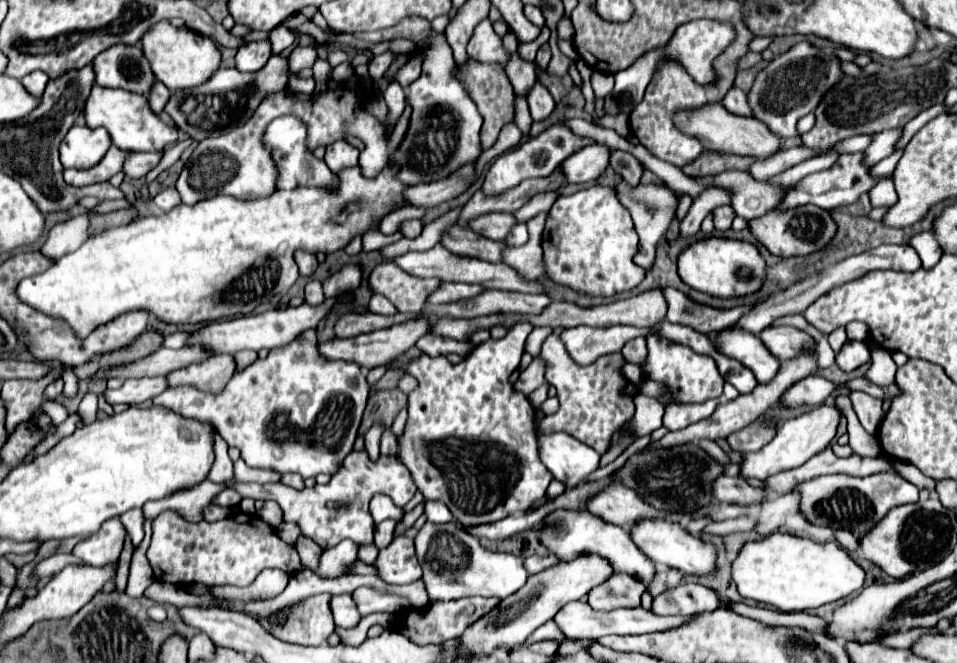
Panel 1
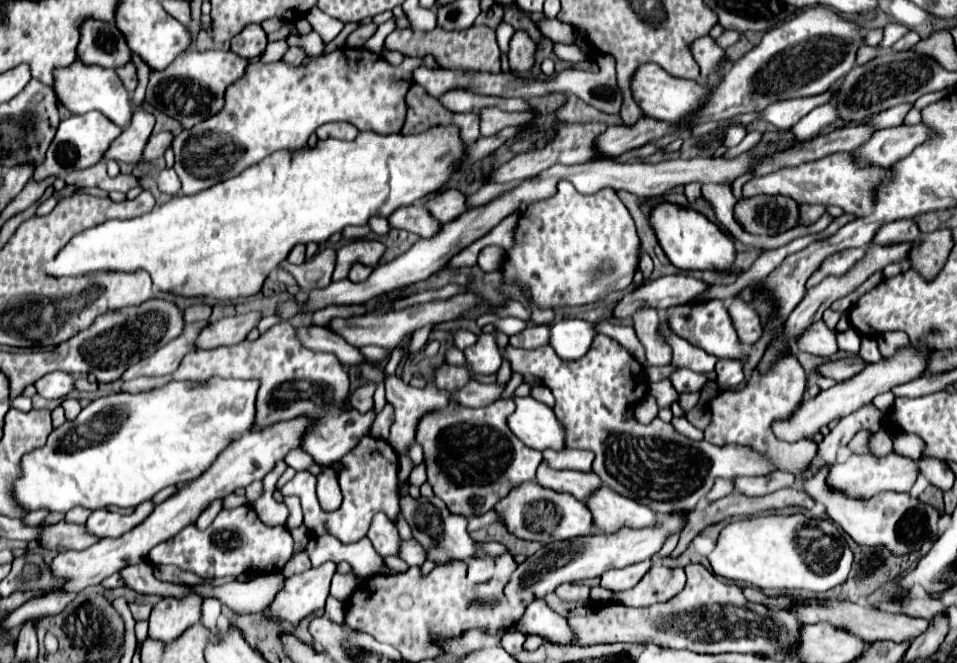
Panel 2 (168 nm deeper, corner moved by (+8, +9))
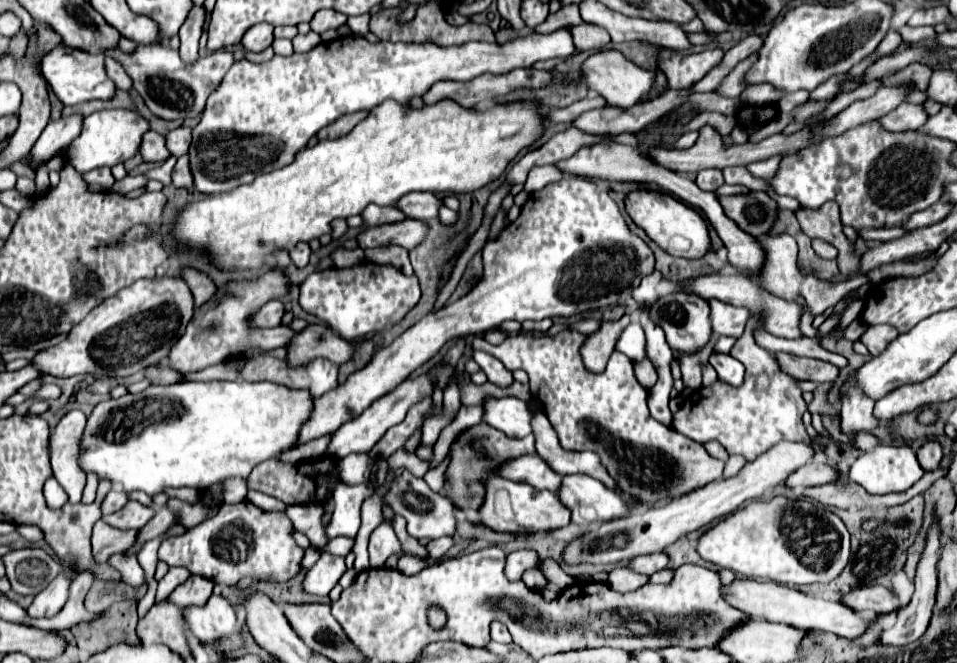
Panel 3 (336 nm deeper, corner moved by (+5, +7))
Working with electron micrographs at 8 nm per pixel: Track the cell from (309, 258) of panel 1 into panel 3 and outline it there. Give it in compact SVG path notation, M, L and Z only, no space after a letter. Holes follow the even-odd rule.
M298 243L296 247L292 247L290 249L290 257L292 257L292 263L296 267L306 267L308 259L310 259L310 247L308 247L308 243Z

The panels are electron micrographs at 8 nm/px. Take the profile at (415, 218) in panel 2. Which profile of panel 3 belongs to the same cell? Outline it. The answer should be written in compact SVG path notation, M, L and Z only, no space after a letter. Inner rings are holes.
M368 205L362 213L362 219L366 221L368 227L376 227L376 225L386 225L386 223L398 223L404 221L406 215L396 209L396 207L378 207L378 205Z

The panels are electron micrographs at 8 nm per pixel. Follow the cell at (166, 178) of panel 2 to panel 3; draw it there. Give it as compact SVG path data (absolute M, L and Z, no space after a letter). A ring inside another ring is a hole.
M182 155L174 167L172 173L172 185L174 187L190 187L192 185L192 175L190 175L190 167L188 167L188 157Z

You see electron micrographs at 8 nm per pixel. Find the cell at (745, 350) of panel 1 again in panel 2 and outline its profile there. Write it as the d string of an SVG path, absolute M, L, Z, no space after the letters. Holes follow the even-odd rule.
M719 299L669 307L667 309L667 325L681 339L689 341L691 345L695 345L711 355L717 355L719 359L741 359L743 361L747 357L743 345L739 343L739 339L735 335L735 329L727 315L727 309L725 309L723 301L719 301Z

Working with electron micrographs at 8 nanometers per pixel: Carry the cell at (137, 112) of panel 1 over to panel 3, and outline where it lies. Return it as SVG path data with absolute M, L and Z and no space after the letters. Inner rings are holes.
M56 47L42 59L42 75L64 105L78 105L94 99L110 101L116 95L116 87L112 85L110 77L106 77L104 55L90 55L70 47Z

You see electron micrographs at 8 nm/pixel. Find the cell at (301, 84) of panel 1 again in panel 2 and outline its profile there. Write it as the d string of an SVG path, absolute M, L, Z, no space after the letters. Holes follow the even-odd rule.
M289 47L287 53L285 53L285 61L291 63L291 65L301 65L301 61L307 57L307 53L301 49L301 47Z

